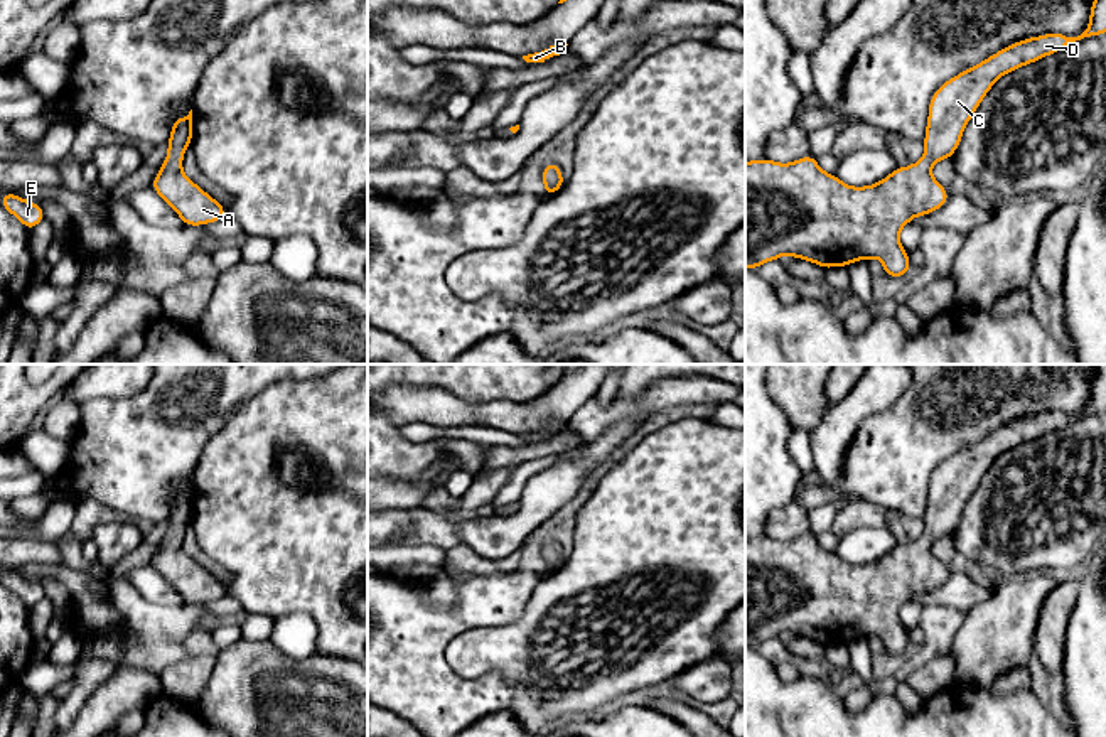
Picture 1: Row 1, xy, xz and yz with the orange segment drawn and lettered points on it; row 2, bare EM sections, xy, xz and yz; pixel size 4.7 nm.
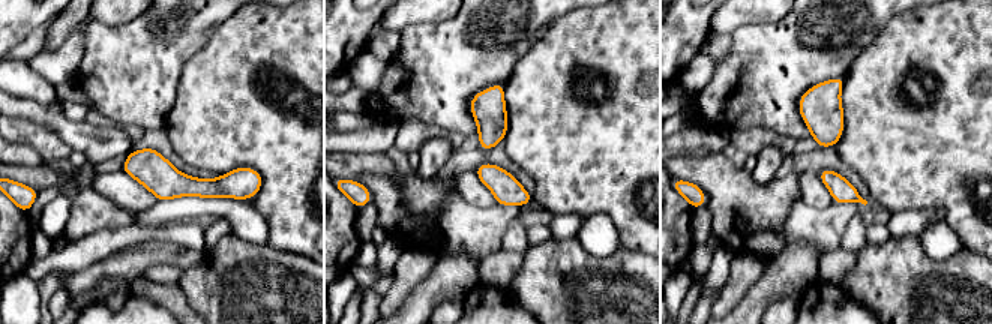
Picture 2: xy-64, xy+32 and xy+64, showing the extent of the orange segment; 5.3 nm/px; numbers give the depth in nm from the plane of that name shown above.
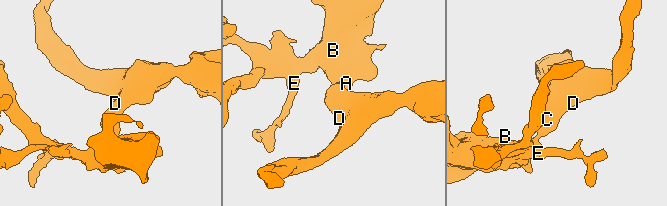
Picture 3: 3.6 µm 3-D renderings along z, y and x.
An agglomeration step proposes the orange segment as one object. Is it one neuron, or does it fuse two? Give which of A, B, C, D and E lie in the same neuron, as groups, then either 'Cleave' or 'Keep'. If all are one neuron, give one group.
Groups: A B C D E. Keep

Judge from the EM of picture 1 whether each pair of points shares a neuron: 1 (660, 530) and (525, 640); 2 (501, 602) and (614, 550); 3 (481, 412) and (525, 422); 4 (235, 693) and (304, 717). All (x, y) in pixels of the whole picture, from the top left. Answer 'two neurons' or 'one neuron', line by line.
1: one neuron
2: two neurons
3: one neuron
4: one neuron

